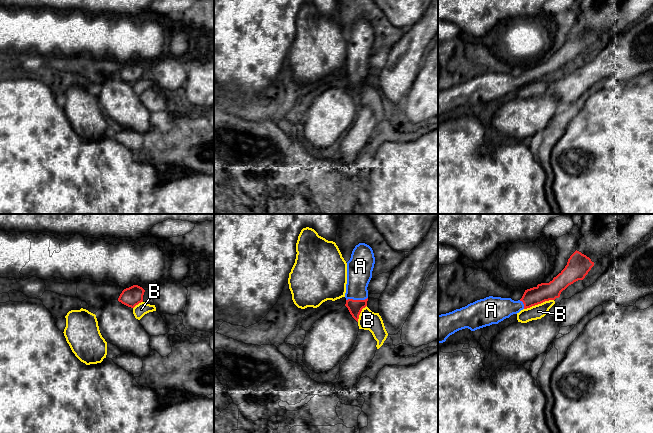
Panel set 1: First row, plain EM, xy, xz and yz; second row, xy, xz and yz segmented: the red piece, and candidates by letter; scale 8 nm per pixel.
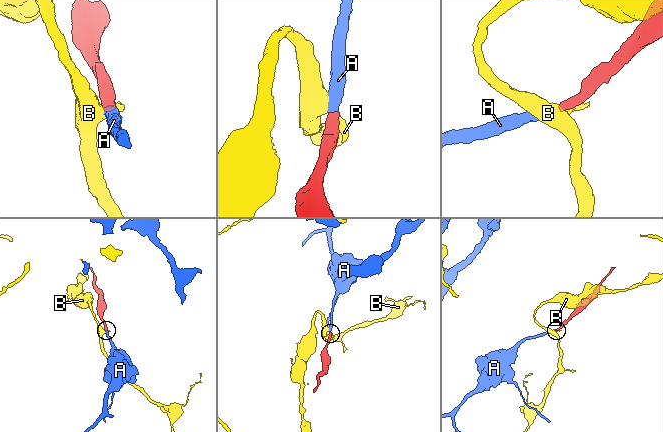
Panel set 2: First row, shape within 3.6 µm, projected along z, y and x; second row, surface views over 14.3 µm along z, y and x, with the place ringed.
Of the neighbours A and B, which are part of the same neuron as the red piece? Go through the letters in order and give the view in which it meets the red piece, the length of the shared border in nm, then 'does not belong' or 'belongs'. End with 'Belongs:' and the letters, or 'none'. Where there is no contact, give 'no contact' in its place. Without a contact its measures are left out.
A: xz | 180 nm | belongs
B: yz | 260 nm | does not belong
Belongs: A

